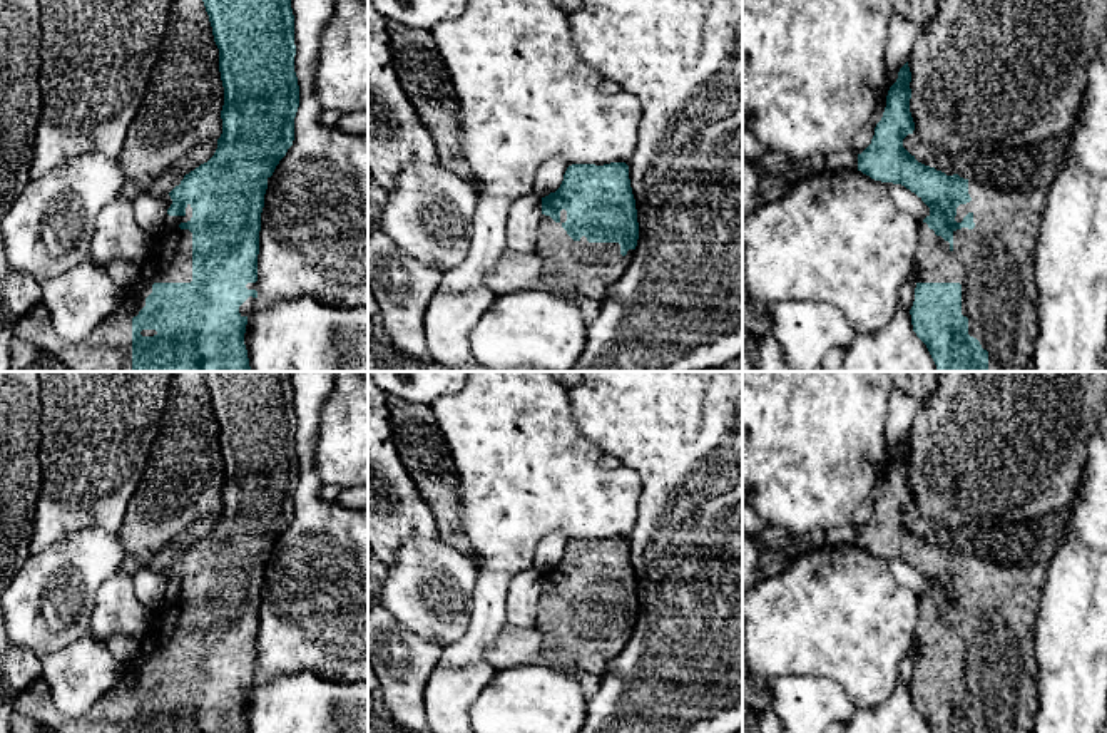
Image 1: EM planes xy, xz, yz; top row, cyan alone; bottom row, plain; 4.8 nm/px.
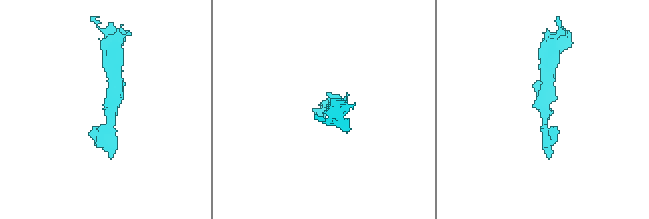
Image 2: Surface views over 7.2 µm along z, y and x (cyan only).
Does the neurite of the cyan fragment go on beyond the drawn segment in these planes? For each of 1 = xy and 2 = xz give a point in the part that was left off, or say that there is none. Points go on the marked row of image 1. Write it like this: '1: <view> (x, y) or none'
1: xy (107, 347)
2: xz (582, 268)

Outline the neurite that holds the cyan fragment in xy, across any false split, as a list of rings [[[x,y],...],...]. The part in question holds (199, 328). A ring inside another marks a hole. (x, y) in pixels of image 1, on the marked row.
[[[202,0],[209,22],[212,27],[214,42],[219,49],[219,72],[224,87],[224,105],[221,110],[222,134],[217,139],[217,149],[214,156],[184,176],[179,186],[176,186],[166,197],[167,216],[162,226],[150,236],[147,258],[140,266],[137,281],[125,290],[124,305],[99,323],[92,331],[89,331],[80,341],[65,340],[52,323],[52,316],[45,303],[37,303],[28,310],[15,325],[13,338],[25,340],[37,345],[45,353],[55,356],[72,372],[253,372],[249,366],[247,350],[244,345],[244,333],[247,325],[247,316],[258,305],[258,254],[259,254],[259,231],[261,231],[261,213],[264,208],[264,194],[268,182],[286,156],[288,149],[294,141],[294,117],[299,107],[299,85],[294,72],[294,15],[291,8],[291,0]]]

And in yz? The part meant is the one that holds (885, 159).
[[[906,62],[888,90],[886,107],[875,127],[871,144],[858,154],[858,171],[875,181],[905,186],[930,208],[930,214],[918,223],[918,249],[911,273],[916,281],[915,301],[910,310],[913,331],[926,345],[938,372],[1025,372],[1030,368],[1038,333],[1038,290],[1033,266],[1040,213],[1018,191],[1000,192],[977,179],[968,181],[958,174],[946,176],[918,162],[903,147],[903,139],[915,131],[910,112],[910,82],[911,72]]]

